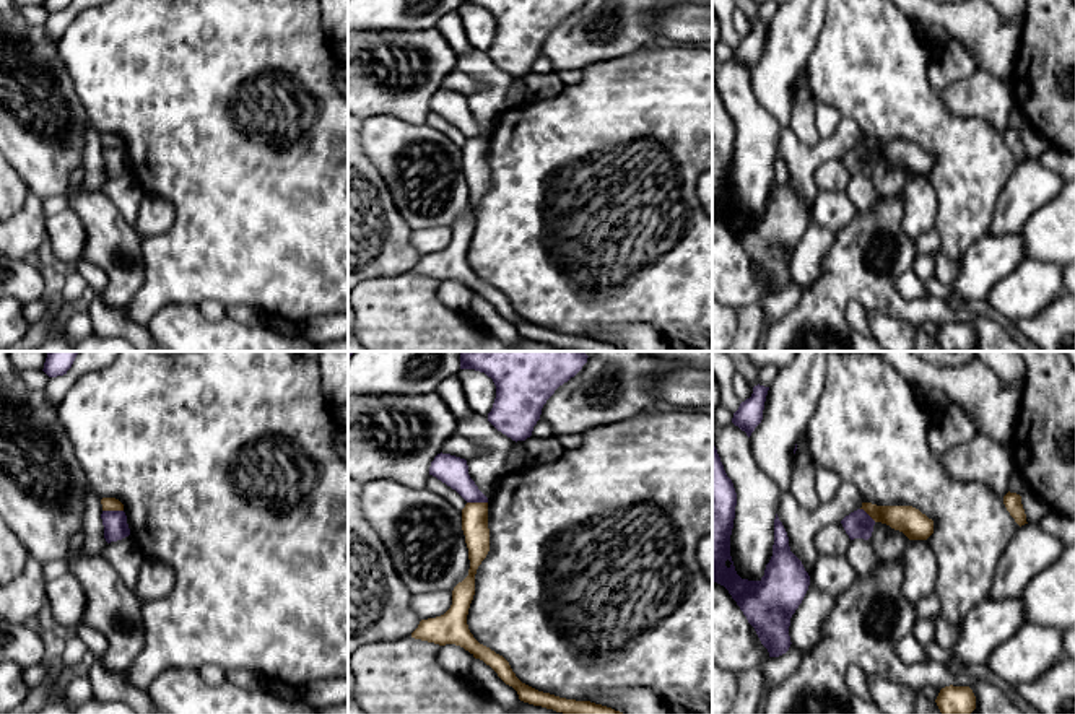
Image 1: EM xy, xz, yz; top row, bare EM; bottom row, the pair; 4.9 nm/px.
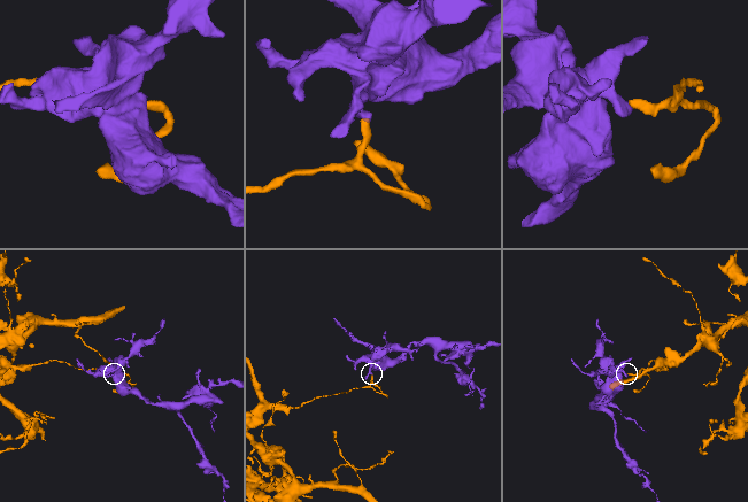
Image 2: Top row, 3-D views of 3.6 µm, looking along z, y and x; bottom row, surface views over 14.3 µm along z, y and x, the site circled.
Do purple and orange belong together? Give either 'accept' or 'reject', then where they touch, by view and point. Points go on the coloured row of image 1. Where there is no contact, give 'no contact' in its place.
reject | xy (113, 511)

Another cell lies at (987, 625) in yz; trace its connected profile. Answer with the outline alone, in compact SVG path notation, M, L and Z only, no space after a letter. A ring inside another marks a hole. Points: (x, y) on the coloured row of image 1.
M1020 597L981 602L958 625L958 639L951 651L953 667L963 670L986 664L992 651L1013 638L1023 625Z

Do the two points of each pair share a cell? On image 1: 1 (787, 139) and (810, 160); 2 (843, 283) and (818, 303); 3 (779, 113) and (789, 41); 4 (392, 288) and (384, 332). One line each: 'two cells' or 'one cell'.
1: one cell
2: one cell
3: one cell
4: one cell

